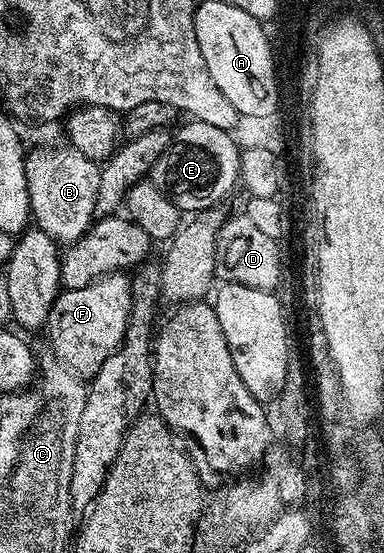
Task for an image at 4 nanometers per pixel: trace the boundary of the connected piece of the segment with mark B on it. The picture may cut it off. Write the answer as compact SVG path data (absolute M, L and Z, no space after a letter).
M37 148L26 153L26 178L34 225L59 244L78 240L92 227L99 194L100 165L77 148Z

